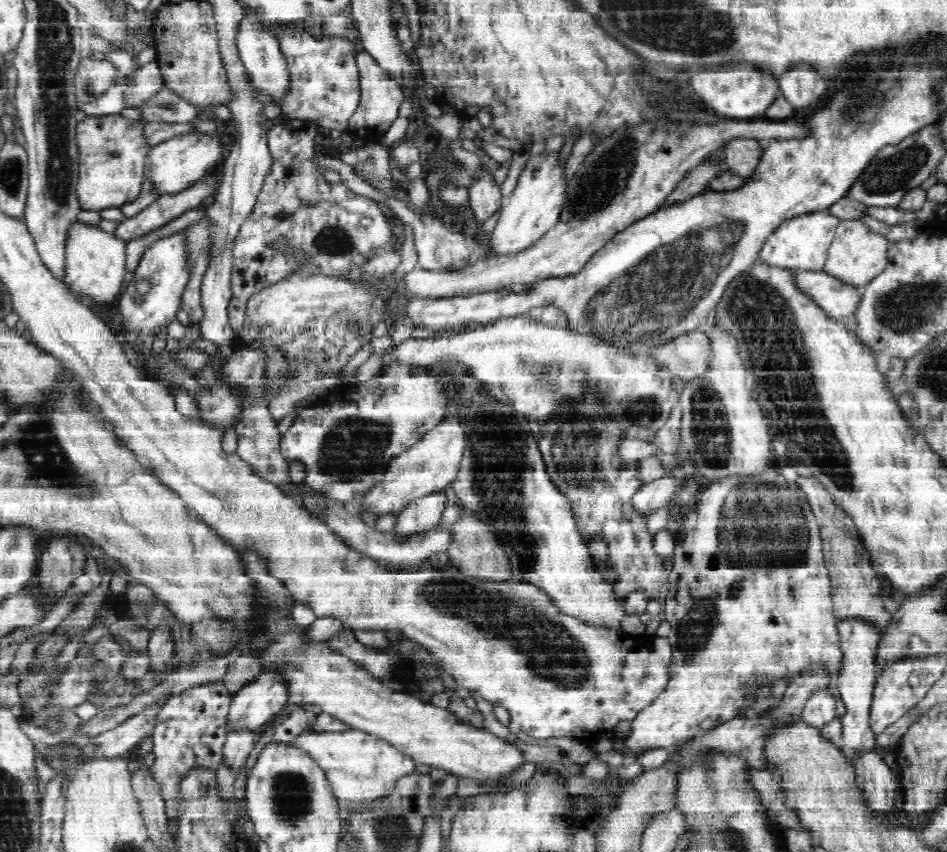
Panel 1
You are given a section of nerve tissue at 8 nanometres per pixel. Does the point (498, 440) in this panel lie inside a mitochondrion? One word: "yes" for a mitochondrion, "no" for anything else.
yes

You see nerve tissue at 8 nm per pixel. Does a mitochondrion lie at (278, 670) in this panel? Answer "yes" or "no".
no

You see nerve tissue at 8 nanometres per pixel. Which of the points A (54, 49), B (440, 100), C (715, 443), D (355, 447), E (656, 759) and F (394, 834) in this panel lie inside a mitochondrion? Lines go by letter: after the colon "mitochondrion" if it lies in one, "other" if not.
A: mitochondrion
B: other
C: mitochondrion
D: mitochondrion
E: other
F: mitochondrion

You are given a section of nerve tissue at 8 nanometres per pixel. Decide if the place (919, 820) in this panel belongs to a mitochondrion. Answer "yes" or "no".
no

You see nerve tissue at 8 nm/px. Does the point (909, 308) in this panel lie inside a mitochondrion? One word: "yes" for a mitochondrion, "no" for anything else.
yes

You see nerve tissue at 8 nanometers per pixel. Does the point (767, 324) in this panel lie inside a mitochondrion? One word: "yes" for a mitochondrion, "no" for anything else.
yes

